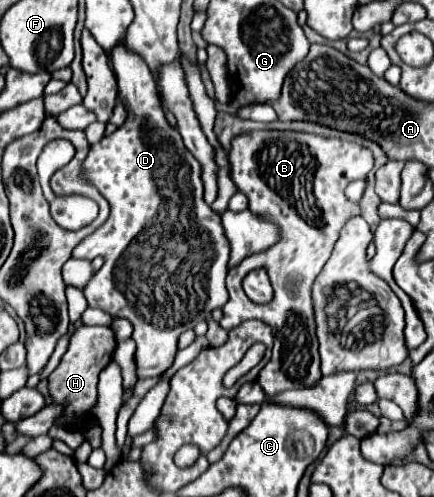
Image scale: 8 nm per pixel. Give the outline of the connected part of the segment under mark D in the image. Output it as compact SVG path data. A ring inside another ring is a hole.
M117 43L109 59L119 83L119 101L125 105L127 119L115 133L105 135L99 143L91 145L81 177L109 201L111 213L95 233L75 247L73 257L89 261L95 257L105 259L105 265L91 277L83 293L91 307L101 307L111 317L131 321L131 337L137 345L135 371L137 379L145 379L157 377L169 369L177 353L179 335L205 321L213 309L223 307L227 301L225 277L229 271L229 241L221 231L221 217L203 201L201 163L185 149L179 131L165 119L151 69L145 65L141 55L129 51L125 43Z

